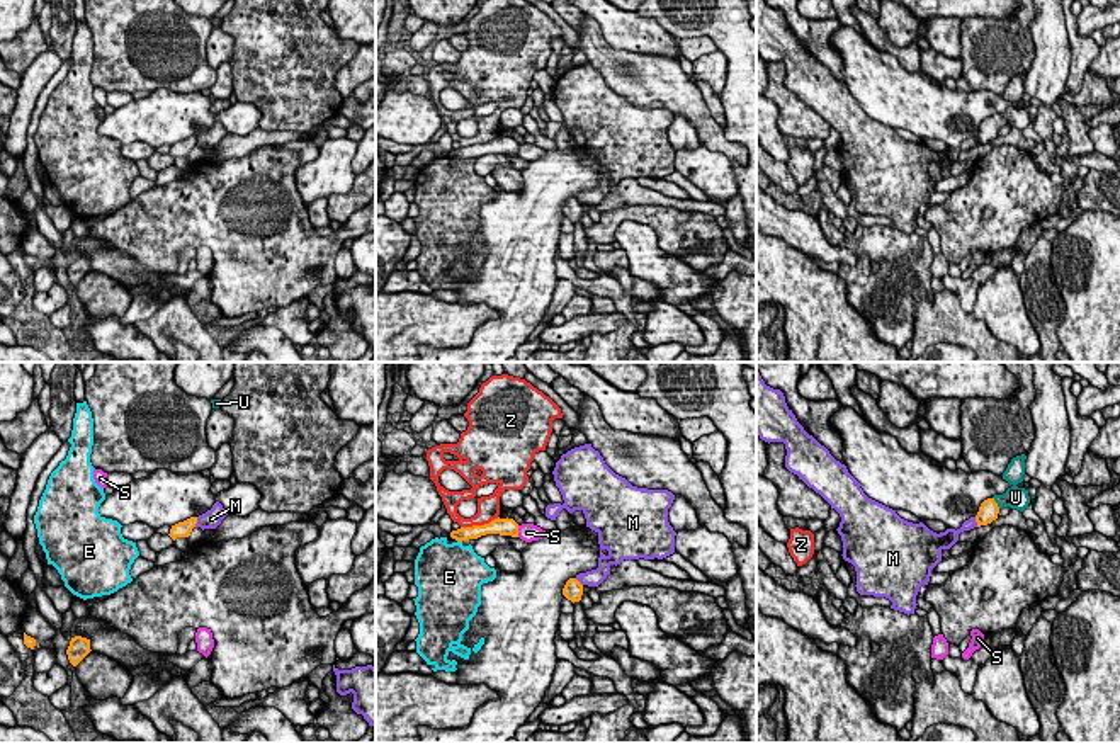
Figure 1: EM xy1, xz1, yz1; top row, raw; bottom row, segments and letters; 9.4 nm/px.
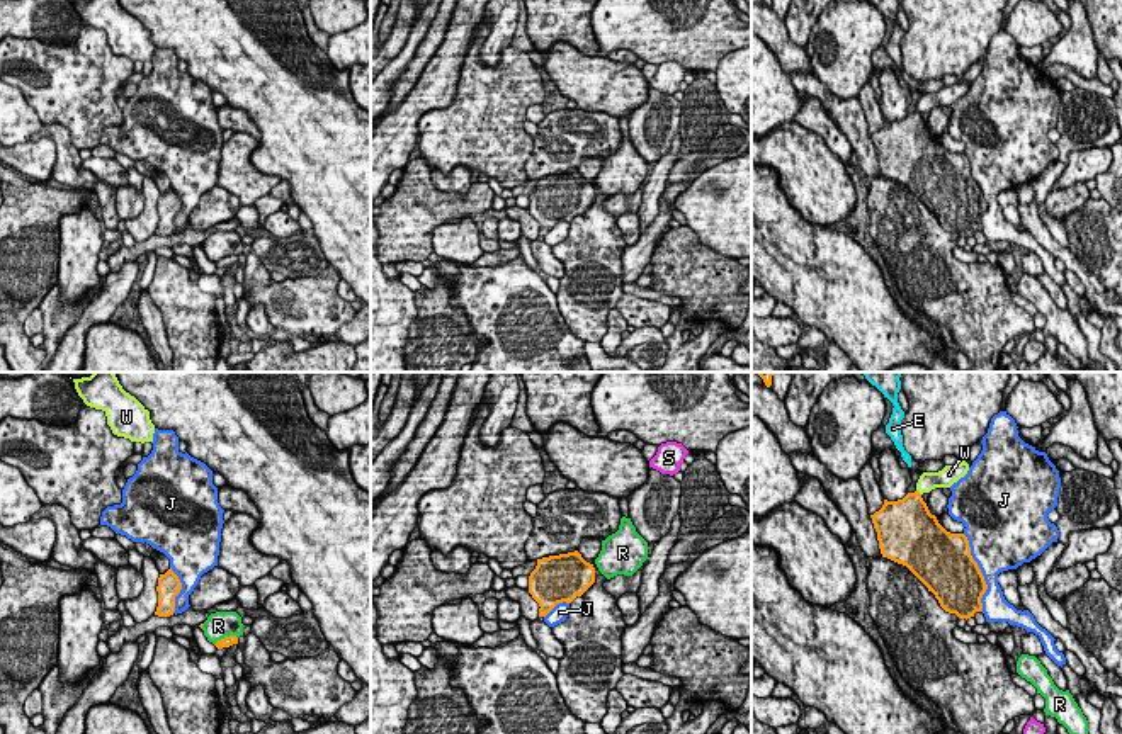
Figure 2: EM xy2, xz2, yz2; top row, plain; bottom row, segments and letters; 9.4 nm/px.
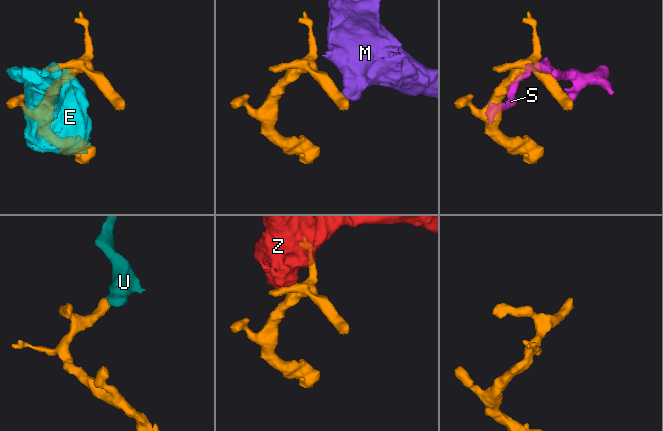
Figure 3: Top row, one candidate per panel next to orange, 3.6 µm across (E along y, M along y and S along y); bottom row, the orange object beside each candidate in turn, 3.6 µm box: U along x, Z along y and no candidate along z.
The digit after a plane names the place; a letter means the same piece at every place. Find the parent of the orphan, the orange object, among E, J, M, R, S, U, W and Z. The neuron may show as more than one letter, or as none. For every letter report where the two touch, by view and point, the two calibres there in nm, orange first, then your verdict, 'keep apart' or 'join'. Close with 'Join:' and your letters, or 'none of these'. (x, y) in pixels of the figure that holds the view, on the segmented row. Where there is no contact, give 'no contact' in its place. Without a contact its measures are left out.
E: contact xz1 (459, 541); calibres 130 and 440 nm; keep apart
J: contact yz2 (981, 573); calibres 500 and 420 nm; keep apart
M: contact xy1 (196, 522); calibres 160 and 180 nm; keep apart
R: contact xy2 (225, 638); calibres 100 and 260 nm; keep apart
S: contact xz1 (517, 531); calibres 160 and 170 nm; keep apart
U: contact yz1 (995, 502); calibres 190 and 200 nm; join
W: contact yz2 (918, 493); calibres 380 and 170 nm; keep apart
Z: contact xz1 (480, 526); calibres 160 and 220 nm; keep apart
Join: U

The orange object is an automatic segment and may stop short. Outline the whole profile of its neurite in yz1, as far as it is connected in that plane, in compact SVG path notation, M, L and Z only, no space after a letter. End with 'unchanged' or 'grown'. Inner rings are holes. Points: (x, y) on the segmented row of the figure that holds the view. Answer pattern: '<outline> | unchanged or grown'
M1025 454L1011 459L1006 471L1003 473L1003 479L1006 479L1011 486L1003 495L994 495L993 498L987 498L981 503L979 512L976 515L977 527L987 525L996 520L1003 507L1016 508L1020 512L1028 507L1028 490L1016 486L1023 481L1025 459Z | grown

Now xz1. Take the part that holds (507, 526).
M495 519L484 525L461 527L450 532L450 537L462 542L469 539L478 539L486 534L500 534L518 537L518 524L513 519Z | unchanged

